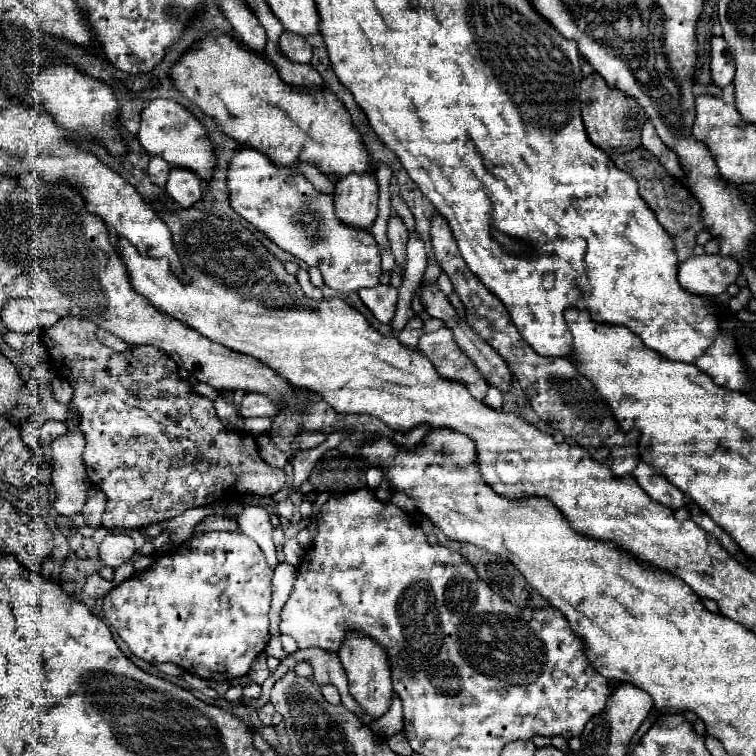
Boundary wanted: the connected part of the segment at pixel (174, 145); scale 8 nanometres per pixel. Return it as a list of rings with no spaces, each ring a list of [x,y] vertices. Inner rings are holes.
[[[151,100],[147,108],[141,112],[141,128],[137,134],[141,146],[151,156],[165,158],[171,166],[181,166],[193,170],[201,180],[209,180],[215,158],[213,158],[213,146],[209,138],[205,136],[205,128],[189,114],[187,108],[173,100]]]

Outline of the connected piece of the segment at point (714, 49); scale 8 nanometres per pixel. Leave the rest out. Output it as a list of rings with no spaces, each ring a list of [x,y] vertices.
[[[713,36],[711,40],[711,80],[715,86],[725,88],[731,84],[735,74],[735,66],[727,48],[727,42],[721,36]]]

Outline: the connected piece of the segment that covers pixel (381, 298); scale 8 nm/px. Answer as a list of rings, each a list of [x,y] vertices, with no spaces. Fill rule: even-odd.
[[[379,284],[375,288],[359,290],[359,296],[379,322],[389,324],[393,320],[397,308],[397,288],[393,284]]]

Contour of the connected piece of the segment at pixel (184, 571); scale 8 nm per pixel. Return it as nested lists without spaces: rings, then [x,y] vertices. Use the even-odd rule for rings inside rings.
[[[207,532],[207,534],[201,534],[201,536],[195,536],[187,542],[183,542],[181,546],[161,554],[145,572],[137,572],[133,578],[125,580],[123,584],[115,586],[103,600],[103,616],[107,620],[109,626],[113,626],[117,630],[117,634],[125,640],[125,644],[129,646],[129,650],[149,662],[149,664],[161,664],[161,662],[173,662],[177,666],[181,666],[183,670],[203,678],[203,680],[209,680],[209,682],[229,682],[233,678],[241,678],[249,672],[251,668],[251,662],[255,660],[255,656],[259,652],[265,650],[267,642],[269,642],[269,604],[271,604],[271,578],[273,578],[273,570],[267,566],[267,560],[265,560],[265,554],[263,550],[257,546],[255,540],[247,538],[245,534],[241,532]]]

